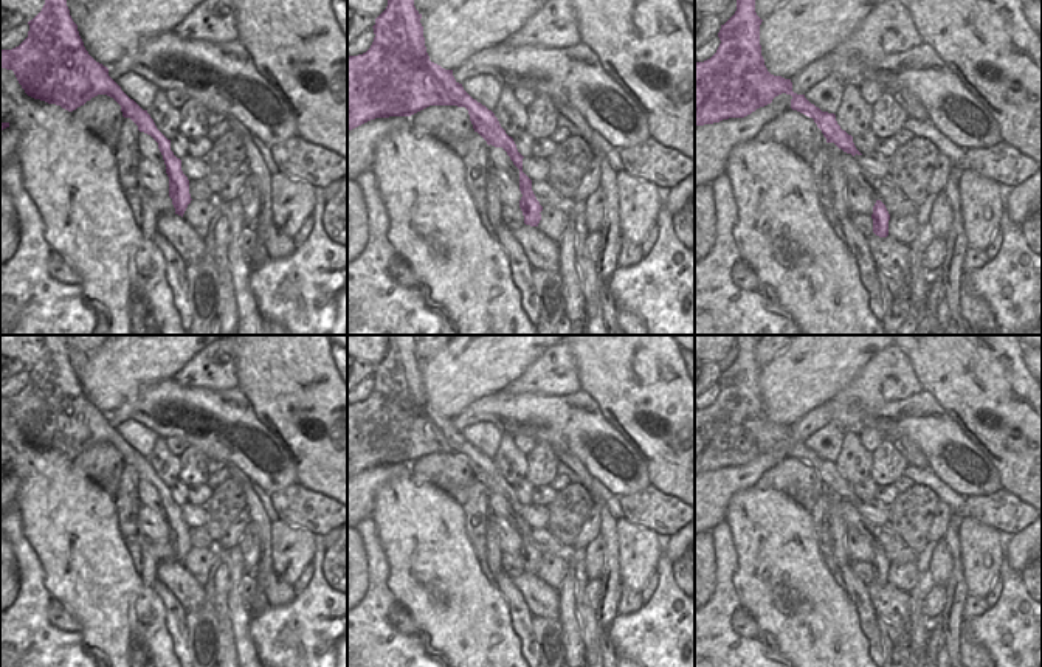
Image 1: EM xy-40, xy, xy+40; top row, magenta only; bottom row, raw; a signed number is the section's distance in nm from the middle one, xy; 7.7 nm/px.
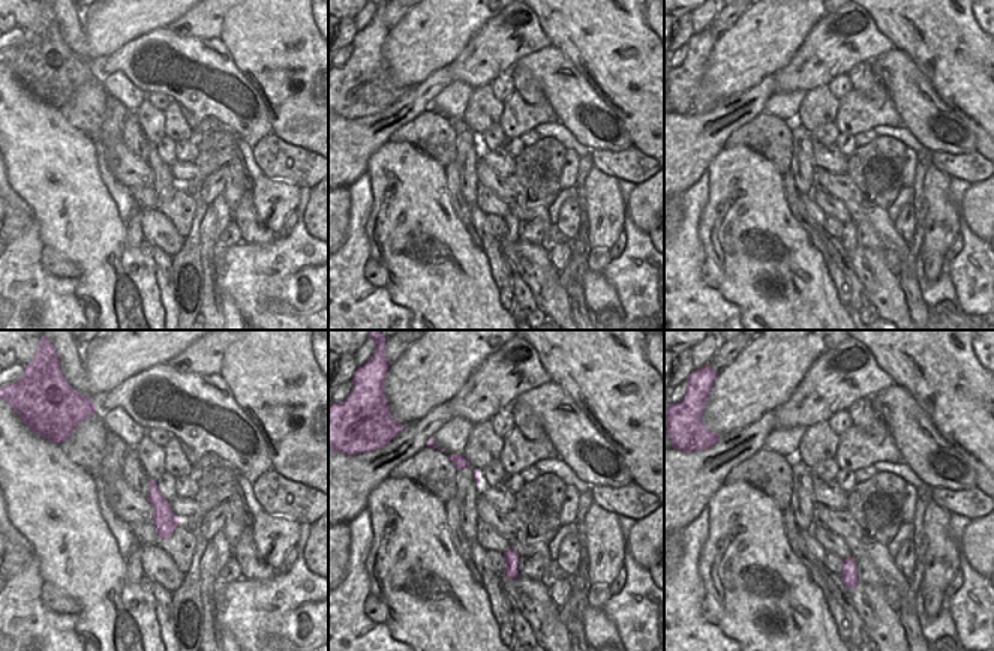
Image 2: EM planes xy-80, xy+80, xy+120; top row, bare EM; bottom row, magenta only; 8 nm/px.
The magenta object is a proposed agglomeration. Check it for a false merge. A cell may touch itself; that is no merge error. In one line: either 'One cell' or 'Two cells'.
Two cells

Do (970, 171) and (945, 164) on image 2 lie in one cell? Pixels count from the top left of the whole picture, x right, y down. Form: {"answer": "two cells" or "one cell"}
{"answer": "one cell"}

